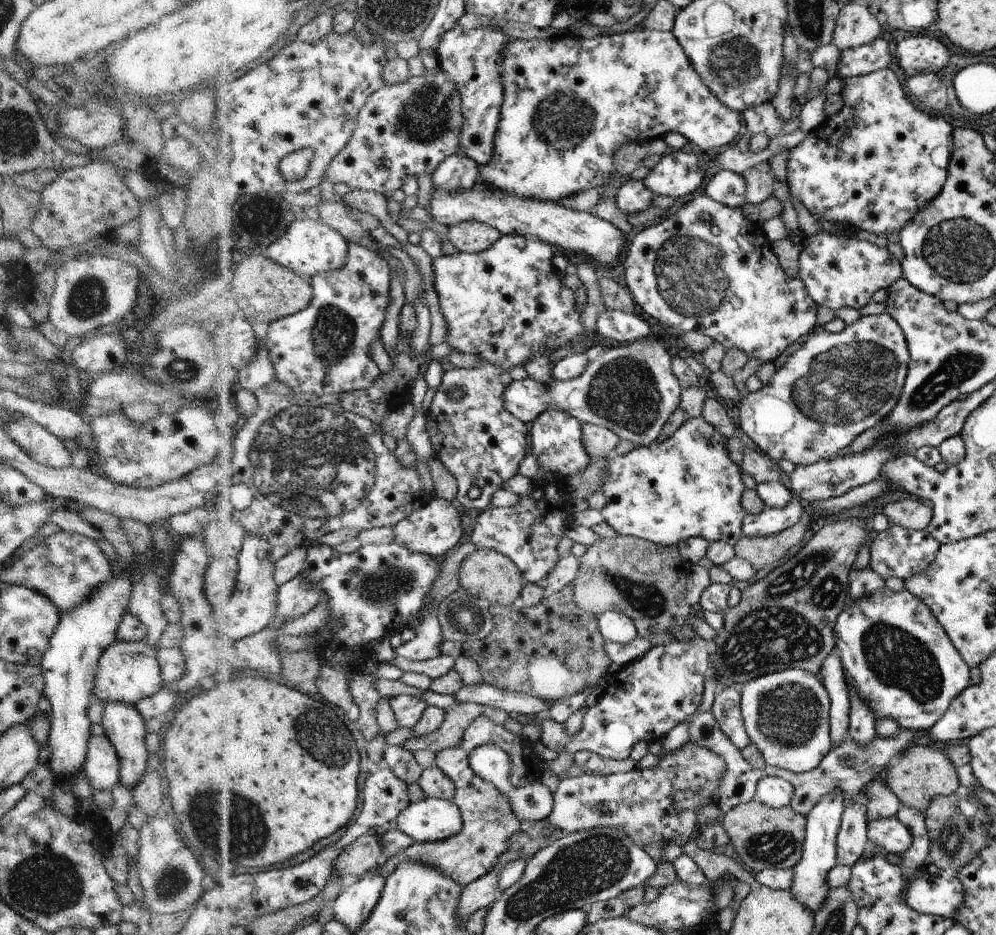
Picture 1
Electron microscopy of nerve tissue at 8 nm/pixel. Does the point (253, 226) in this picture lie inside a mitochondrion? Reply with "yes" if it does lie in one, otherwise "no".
no

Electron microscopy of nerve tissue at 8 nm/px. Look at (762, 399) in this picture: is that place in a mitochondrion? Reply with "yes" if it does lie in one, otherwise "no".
no

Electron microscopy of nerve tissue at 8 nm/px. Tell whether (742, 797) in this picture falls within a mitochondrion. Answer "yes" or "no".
no

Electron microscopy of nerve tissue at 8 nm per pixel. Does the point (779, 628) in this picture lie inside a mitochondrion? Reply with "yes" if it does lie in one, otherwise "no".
yes

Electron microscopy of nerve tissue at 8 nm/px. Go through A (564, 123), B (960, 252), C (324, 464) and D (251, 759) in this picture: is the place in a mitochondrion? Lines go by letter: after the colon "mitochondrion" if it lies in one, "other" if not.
A: mitochondrion
B: mitochondrion
C: mitochondrion
D: other

